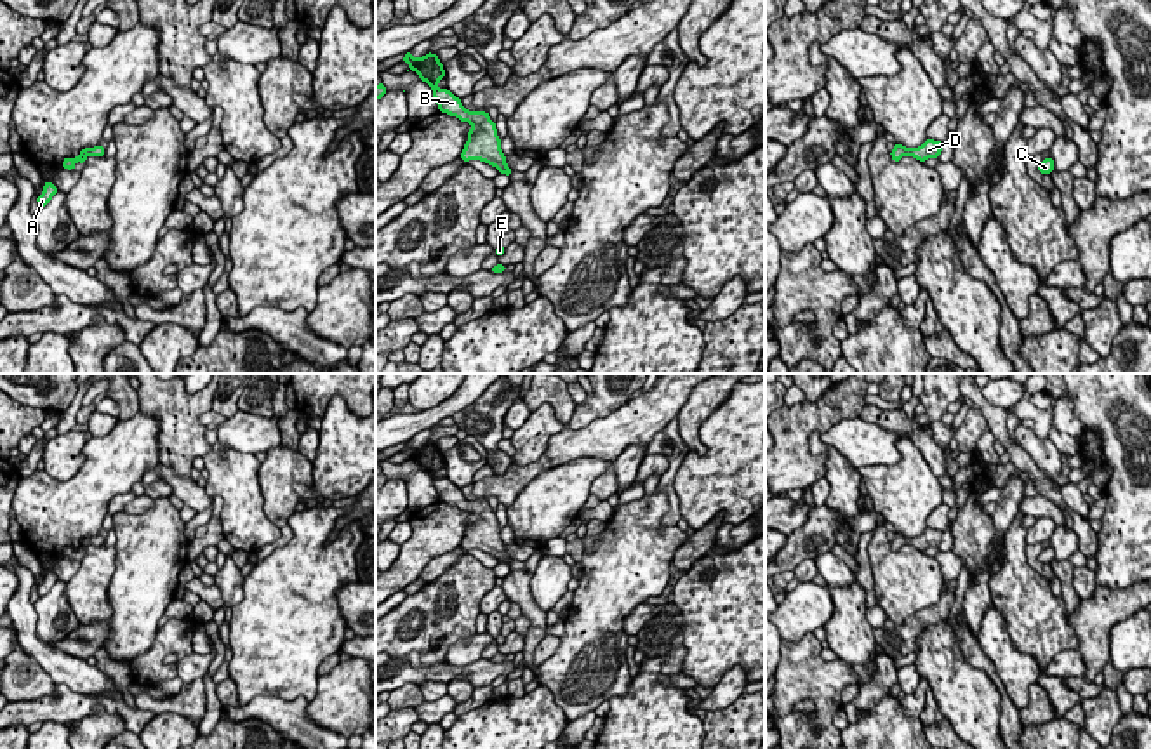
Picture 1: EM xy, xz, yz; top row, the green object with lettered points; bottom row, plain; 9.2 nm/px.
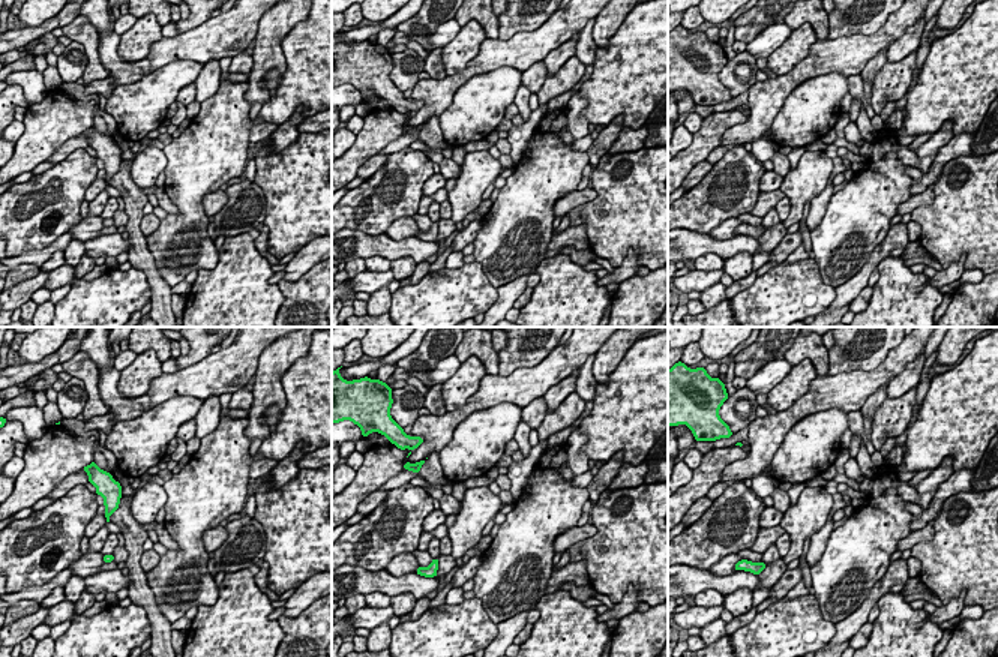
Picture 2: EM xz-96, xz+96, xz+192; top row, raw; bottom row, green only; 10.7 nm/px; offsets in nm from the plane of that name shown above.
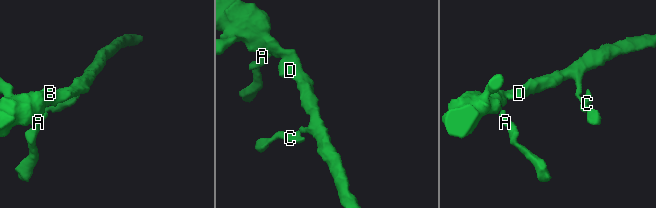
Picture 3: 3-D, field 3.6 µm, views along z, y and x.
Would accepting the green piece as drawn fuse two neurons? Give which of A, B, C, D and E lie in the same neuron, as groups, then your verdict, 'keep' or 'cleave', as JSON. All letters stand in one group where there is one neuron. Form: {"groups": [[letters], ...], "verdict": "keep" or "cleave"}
{"groups": [["A", "B", "C", "D", "E"]], "verdict": "keep"}

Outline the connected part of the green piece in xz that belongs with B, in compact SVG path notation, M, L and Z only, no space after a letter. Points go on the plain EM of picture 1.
M412 440L405 441L402 452L407 452L409 459L414 459L419 467L431 476L438 499L473 514L468 520L469 527L464 534L461 547L464 551L485 551L496 556L499 563L511 565L513 560L506 553L496 513L489 507L489 502L468 500L459 487L456 487L450 480L438 476L438 471L445 467L445 459L438 448L438 443L428 441L426 445L416 448L410 445L410 441Z

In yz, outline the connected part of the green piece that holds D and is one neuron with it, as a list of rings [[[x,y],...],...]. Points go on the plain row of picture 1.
[[[927,528],[918,537],[904,537],[902,534],[894,534],[894,539],[890,540],[890,544],[894,551],[899,551],[904,544],[913,546],[920,551],[925,551],[928,547],[939,547],[941,540],[942,540],[941,530]]]

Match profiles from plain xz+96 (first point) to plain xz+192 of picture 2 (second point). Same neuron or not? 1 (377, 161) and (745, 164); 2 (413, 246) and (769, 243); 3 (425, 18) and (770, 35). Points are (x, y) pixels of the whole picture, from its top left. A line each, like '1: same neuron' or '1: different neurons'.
1: different neurons
2: different neurons
3: different neurons

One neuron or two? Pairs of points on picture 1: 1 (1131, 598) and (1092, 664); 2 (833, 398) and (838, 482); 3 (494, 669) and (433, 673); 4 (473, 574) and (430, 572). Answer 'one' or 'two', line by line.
1: one
2: two
3: one
4: two

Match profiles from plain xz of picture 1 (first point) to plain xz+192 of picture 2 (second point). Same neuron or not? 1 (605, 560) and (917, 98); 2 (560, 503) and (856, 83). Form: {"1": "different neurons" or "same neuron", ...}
{"1": "different neurons", "2": "different neurons"}

